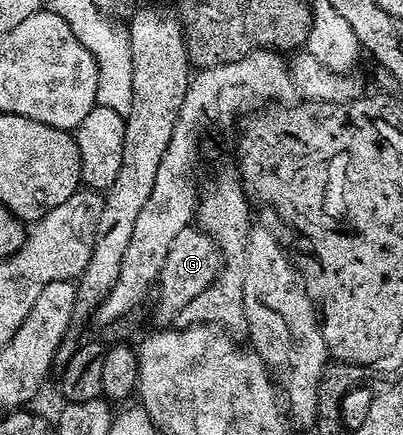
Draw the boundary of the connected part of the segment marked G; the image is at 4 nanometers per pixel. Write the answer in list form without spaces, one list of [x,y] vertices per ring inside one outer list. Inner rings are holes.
[[[191,227],[180,231],[180,235],[176,235],[176,240],[172,242],[172,248],[168,250],[168,259],[164,259],[164,267],[157,279],[158,310],[154,313],[155,319],[159,321],[157,324],[162,327],[169,326],[174,316],[177,318],[182,309],[188,307],[192,299],[196,299],[196,295],[204,292],[218,278],[218,272],[222,269],[223,264],[222,253],[216,247],[216,243],[201,229]]]

